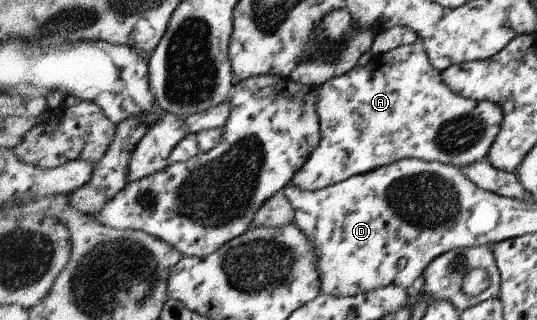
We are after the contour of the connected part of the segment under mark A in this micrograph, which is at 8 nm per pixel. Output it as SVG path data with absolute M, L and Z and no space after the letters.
M419 40L410 45L402 45L394 48L393 51L386 52L385 55L371 57L370 61L360 67L356 64L349 72L346 72L340 77L332 78L317 88L317 116L320 118L321 141L308 157L306 164L292 177L289 181L289 186L300 189L302 191L316 191L325 187L330 187L335 183L341 183L352 176L357 176L369 171L374 171L376 168L394 163L401 159L419 159L422 161L437 161L446 165L455 165L456 167L464 167L473 163L478 163L485 159L500 131L501 121L504 119L501 109L498 104L493 104L489 101L476 101L466 99L452 92L441 80L441 74L433 68L432 62L429 61L428 54L425 52L424 46Z

